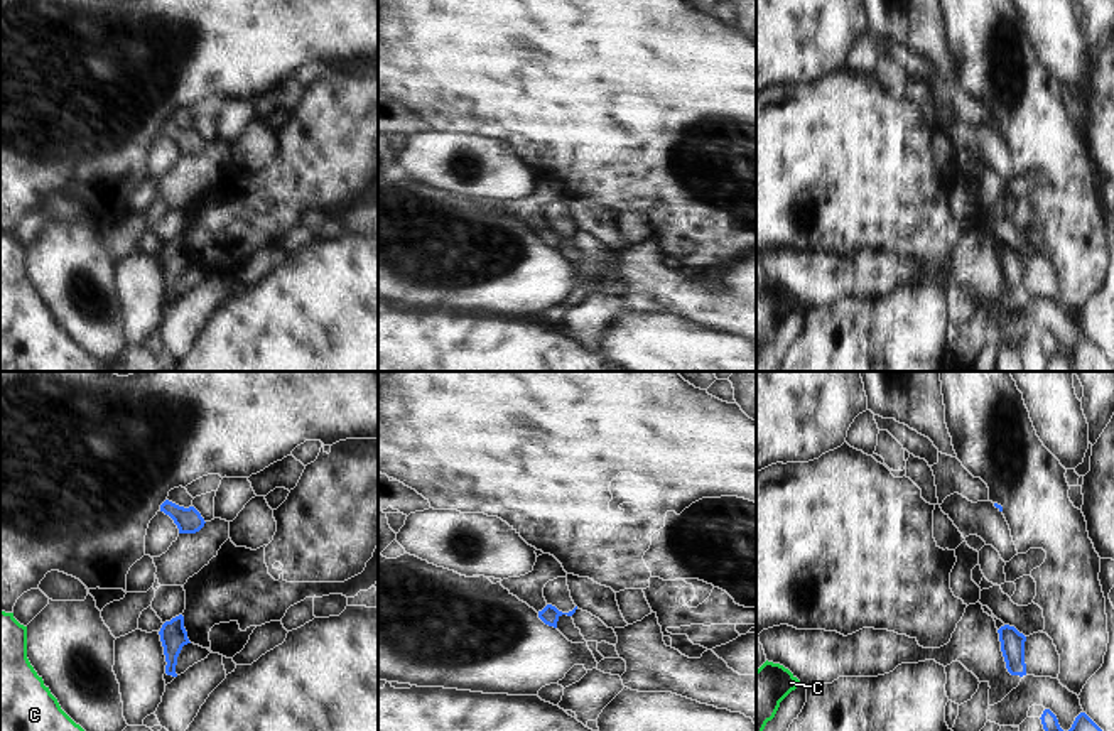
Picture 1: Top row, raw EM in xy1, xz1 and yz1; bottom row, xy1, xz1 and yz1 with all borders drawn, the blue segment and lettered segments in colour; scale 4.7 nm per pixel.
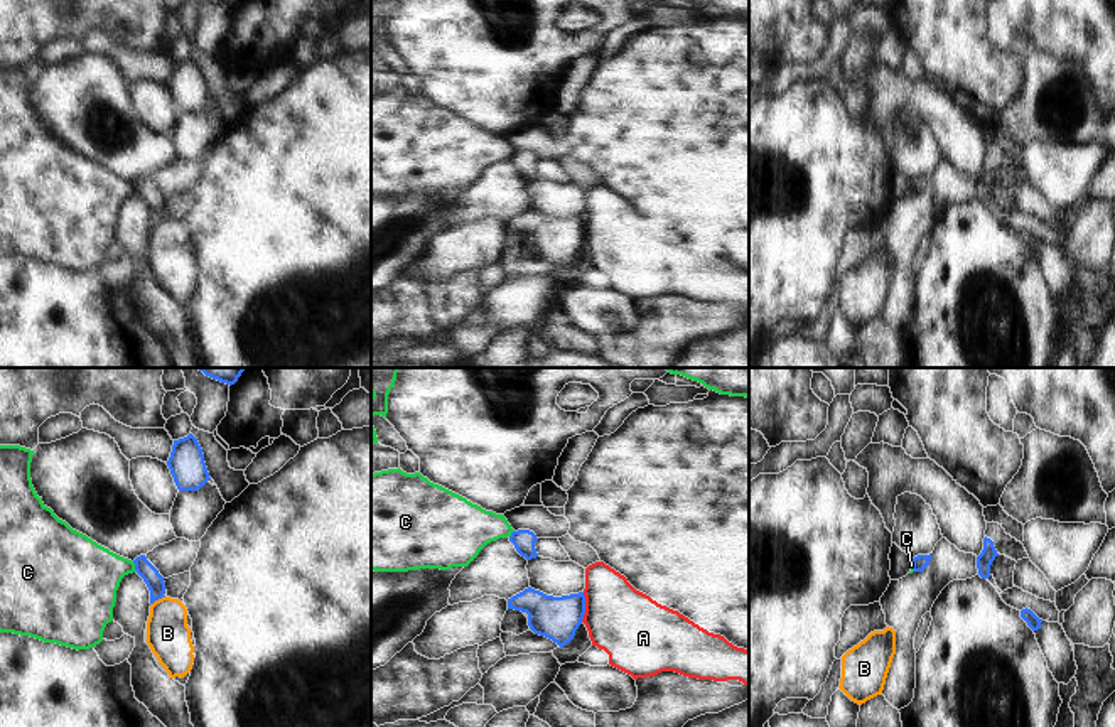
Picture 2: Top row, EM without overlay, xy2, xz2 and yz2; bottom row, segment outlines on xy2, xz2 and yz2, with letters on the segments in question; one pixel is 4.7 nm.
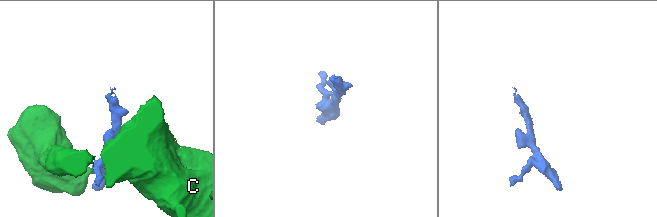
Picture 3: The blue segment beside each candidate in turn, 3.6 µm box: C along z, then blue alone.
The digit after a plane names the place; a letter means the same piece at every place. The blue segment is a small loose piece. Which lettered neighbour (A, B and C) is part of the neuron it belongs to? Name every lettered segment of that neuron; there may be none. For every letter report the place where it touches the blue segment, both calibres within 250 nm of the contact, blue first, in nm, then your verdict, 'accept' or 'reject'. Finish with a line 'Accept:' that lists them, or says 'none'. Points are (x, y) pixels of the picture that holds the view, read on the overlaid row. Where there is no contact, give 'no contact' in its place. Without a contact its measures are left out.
A: contact xz2 (584, 608); calibres 200 and 340 nm; reject
B: contact xy2 (157, 599); calibres 90 and 200 nm; reject
C: contact xy2 (135, 567); calibres 90 and 320 nm; reject
Accept: none

